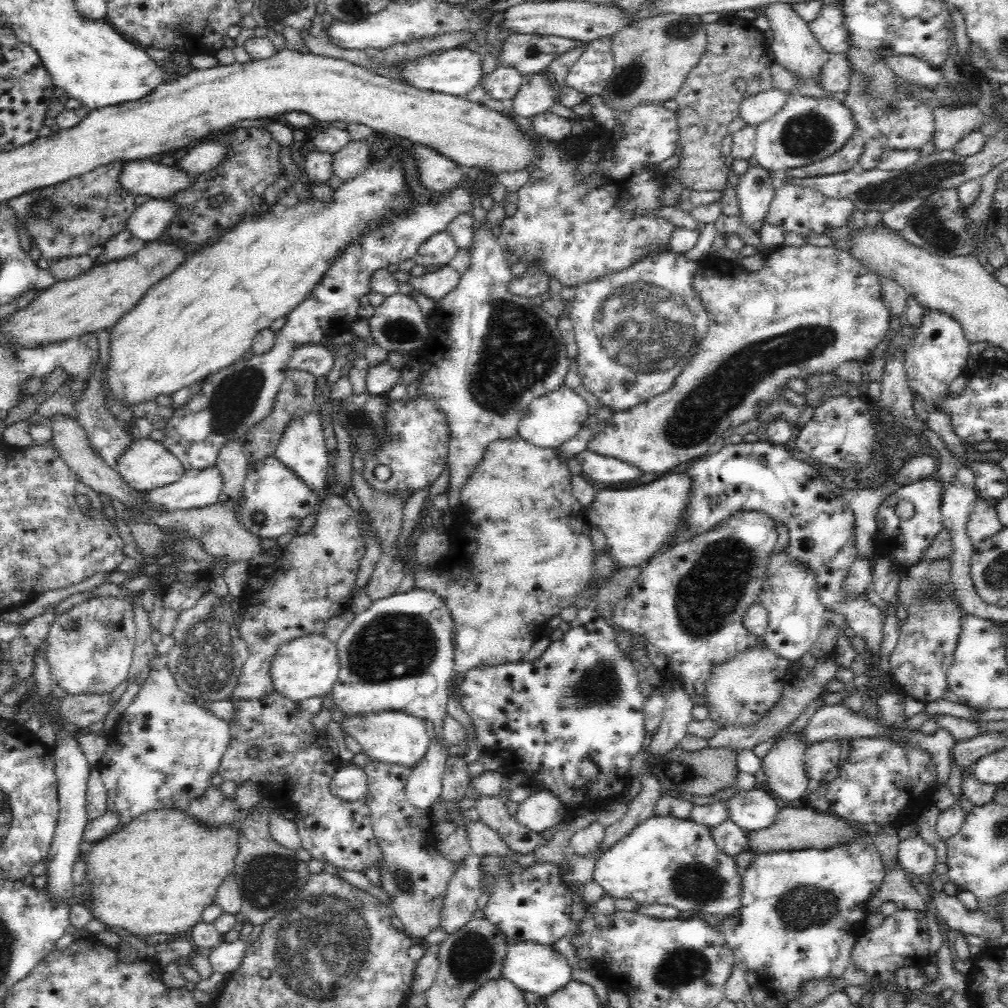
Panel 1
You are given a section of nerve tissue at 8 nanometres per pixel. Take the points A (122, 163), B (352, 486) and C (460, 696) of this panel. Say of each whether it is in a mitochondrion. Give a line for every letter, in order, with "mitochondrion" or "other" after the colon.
A: other
B: other
C: other

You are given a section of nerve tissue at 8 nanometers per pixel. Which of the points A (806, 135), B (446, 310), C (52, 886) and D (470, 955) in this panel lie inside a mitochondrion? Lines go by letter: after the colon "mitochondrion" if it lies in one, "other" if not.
A: mitochondrion
B: other
C: other
D: mitochondrion

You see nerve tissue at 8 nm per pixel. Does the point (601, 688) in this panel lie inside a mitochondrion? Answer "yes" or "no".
yes

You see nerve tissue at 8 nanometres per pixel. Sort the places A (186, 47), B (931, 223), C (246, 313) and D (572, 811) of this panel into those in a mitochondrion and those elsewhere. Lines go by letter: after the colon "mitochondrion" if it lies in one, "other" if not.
A: other
B: mitochondrion
C: other
D: other

